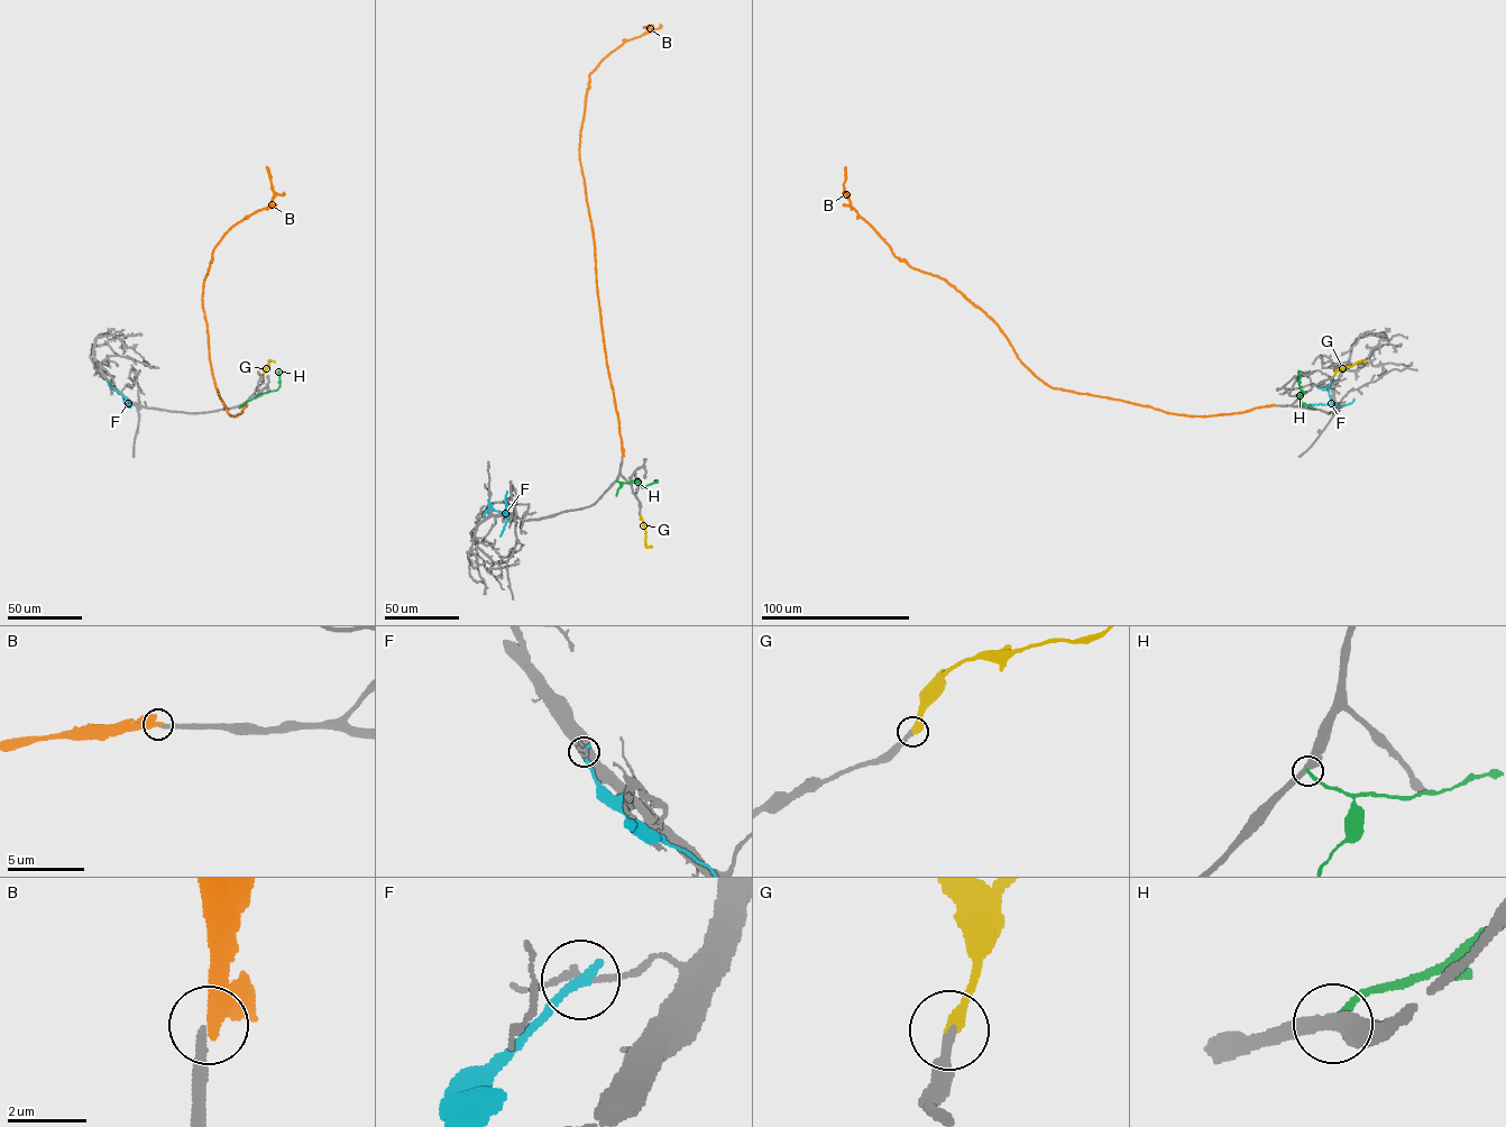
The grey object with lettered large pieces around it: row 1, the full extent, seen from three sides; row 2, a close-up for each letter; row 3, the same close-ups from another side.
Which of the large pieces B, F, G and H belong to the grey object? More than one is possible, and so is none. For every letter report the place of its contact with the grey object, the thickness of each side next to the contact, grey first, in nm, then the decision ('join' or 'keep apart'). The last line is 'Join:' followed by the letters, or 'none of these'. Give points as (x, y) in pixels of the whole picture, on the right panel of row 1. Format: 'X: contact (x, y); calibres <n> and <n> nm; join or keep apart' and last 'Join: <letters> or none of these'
B: contact (1274, 405); calibres 240 and 480 nm; join
F: contact (1333, 381); calibres 140 and 280 nm; keep apart
G: contact (1334, 375); calibres 280 and 400 nm; join
H: contact (1298, 405); calibres 400 and 200 nm; keep apart
Join: B, G

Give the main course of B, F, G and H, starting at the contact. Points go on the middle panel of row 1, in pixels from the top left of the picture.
B: (622, 456), (602, 330), (593, 235), (579, 144), (589, 75), (609, 53), (652, 28), (643, 27)
F: (484, 515), (493, 507), (507, 515), (499, 535)
G: (640, 516), (645, 544), (652, 546)
H: (616, 480), (636, 480), (642, 487), (657, 480)

